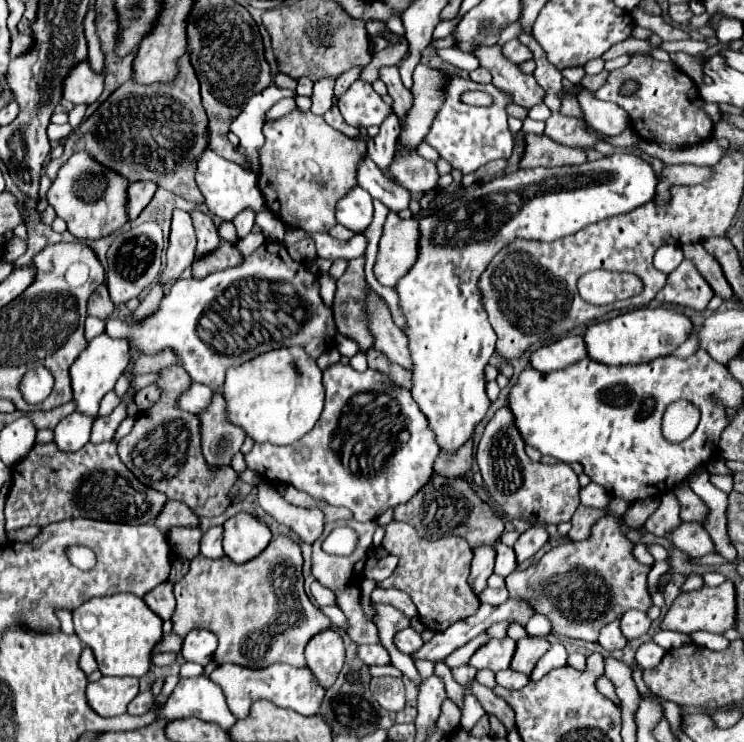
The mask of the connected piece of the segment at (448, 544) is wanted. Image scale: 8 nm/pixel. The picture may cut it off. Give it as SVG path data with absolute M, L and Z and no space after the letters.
M391 521L385 527L381 547L389 555L399 557L399 565L391 577L381 581L381 587L395 587L405 591L417 607L421 623L431 631L445 631L451 623L471 617L479 609L479 599L469 585L469 565L473 551L461 537L443 537L427 541L417 535L409 523Z

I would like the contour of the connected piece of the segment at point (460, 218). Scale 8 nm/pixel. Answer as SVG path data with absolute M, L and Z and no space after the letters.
M615 153L605 159L573 167L537 167L505 173L501 177L489 179L479 187L471 187L463 197L451 201L441 211L419 219L421 257L417 265L397 283L395 289L399 293L401 307L409 325L407 337L413 353L411 395L429 419L429 425L435 431L437 445L441 449L455 451L457 447L461 447L473 435L477 423L485 417L491 405L485 393L483 369L495 353L497 335L487 321L487 311L481 303L481 291L477 283L493 255L497 255L517 237L523 237L527 241L557 241L561 237L577 233L589 223L629 213L631 209L653 201L657 183L659 177L647 161L633 153Z

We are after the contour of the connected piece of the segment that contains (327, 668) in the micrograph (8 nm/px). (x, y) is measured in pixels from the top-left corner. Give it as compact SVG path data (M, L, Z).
M337 629L319 631L307 643L305 657L307 657L307 667L315 673L321 685L329 689L329 685L333 685L333 681L337 679L345 659L345 647L339 631Z

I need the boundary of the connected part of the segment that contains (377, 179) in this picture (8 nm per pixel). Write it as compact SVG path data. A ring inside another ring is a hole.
M369 157L361 161L357 169L357 181L359 181L359 187L369 191L373 199L379 199L391 211L399 213L409 207L411 193L405 187L401 187L397 181L389 179Z

